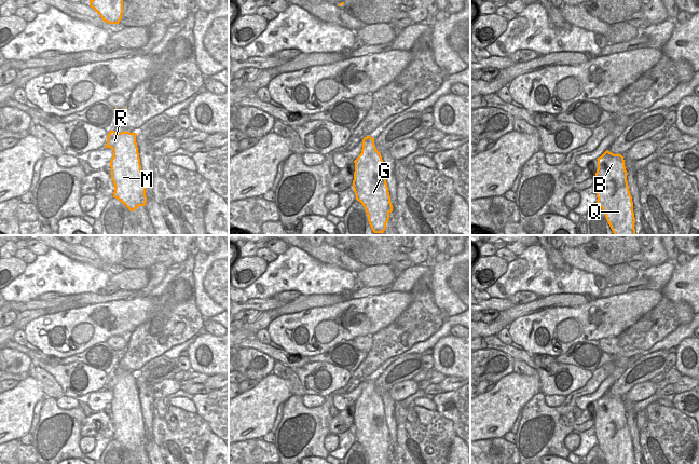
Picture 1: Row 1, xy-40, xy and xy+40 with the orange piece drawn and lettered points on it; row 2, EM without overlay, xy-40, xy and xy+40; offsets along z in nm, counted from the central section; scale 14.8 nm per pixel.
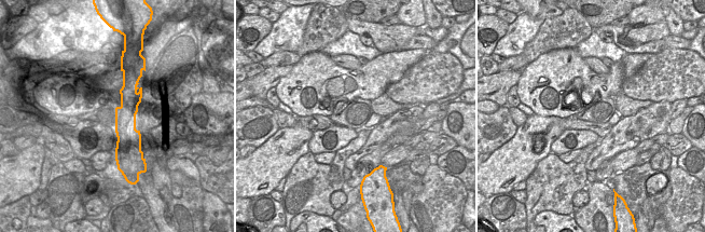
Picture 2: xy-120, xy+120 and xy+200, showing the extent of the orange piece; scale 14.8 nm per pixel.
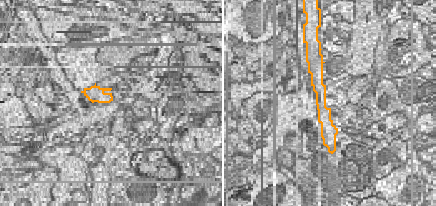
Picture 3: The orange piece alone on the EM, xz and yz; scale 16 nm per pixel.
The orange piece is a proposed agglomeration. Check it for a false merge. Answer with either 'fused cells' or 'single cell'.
single cell

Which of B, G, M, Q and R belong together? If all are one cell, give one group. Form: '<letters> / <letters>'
B G M Q R

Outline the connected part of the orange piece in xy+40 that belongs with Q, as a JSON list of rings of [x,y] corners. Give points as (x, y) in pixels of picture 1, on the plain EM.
[[[607,392],[597,401],[593,427],[607,464],[635,464],[623,398]]]

